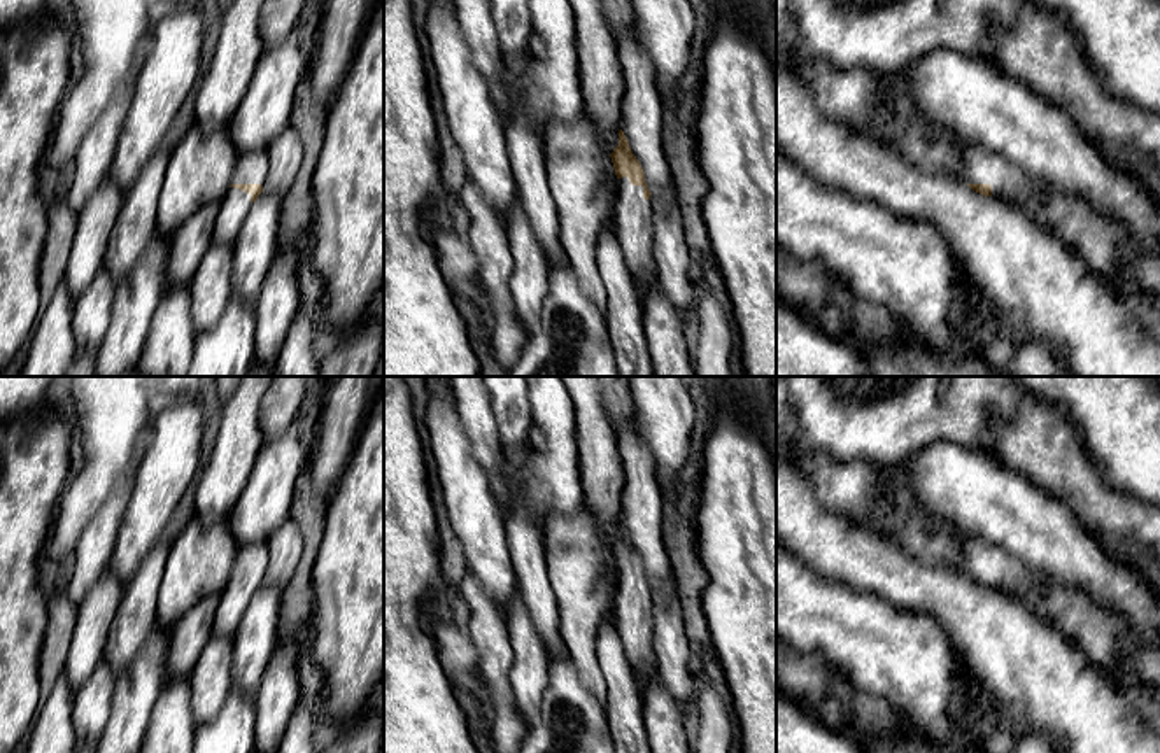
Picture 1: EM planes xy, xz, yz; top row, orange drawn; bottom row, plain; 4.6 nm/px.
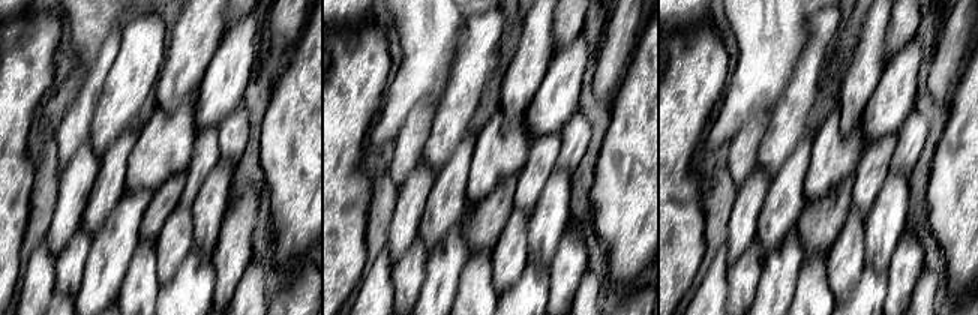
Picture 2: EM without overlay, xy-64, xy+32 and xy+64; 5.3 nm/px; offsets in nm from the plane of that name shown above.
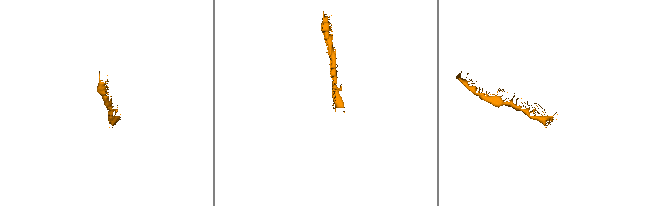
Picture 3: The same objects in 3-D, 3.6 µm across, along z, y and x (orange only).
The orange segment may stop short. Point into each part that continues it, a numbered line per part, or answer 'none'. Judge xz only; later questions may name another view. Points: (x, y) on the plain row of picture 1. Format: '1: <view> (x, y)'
1: xz (633, 608)

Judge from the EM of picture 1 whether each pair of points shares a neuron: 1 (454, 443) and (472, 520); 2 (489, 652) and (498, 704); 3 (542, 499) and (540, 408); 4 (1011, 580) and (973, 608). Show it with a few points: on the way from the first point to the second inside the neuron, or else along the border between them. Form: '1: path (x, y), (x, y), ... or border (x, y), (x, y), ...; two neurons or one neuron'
1: path (456, 463), (468, 501); one neuron
2: path (495, 664), (498, 692); one neuron
3: path (551, 477), (552, 431); one neuron
4: border (954, 570), (985, 591); two neurons

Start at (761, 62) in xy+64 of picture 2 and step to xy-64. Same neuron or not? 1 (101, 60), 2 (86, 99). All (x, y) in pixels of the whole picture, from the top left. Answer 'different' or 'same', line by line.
1: different
2: different

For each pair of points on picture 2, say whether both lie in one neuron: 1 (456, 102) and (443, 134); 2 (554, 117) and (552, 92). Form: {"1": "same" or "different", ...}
{"1": "same", "2": "same"}

